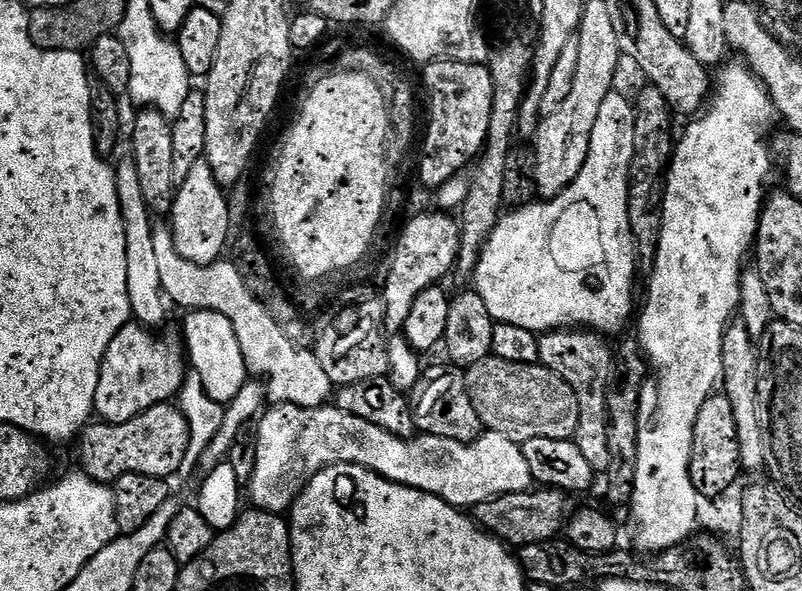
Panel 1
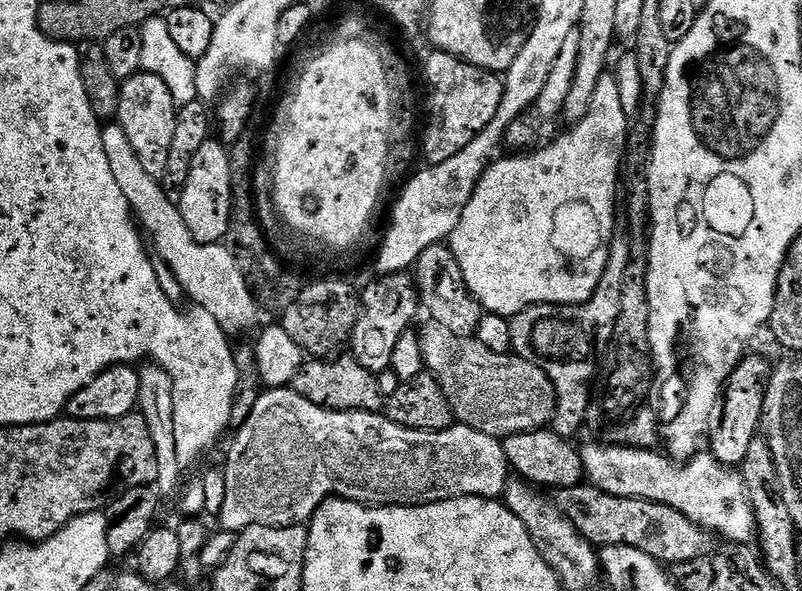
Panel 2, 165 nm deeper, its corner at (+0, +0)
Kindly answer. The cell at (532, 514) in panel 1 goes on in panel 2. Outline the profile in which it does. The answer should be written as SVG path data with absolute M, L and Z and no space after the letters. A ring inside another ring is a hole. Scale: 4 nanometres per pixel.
M587 482L580 483L577 488L559 489L554 499L580 533L597 546L634 546L665 566L684 564L704 555L710 548L709 533L686 518L686 514L665 504L611 496Z

